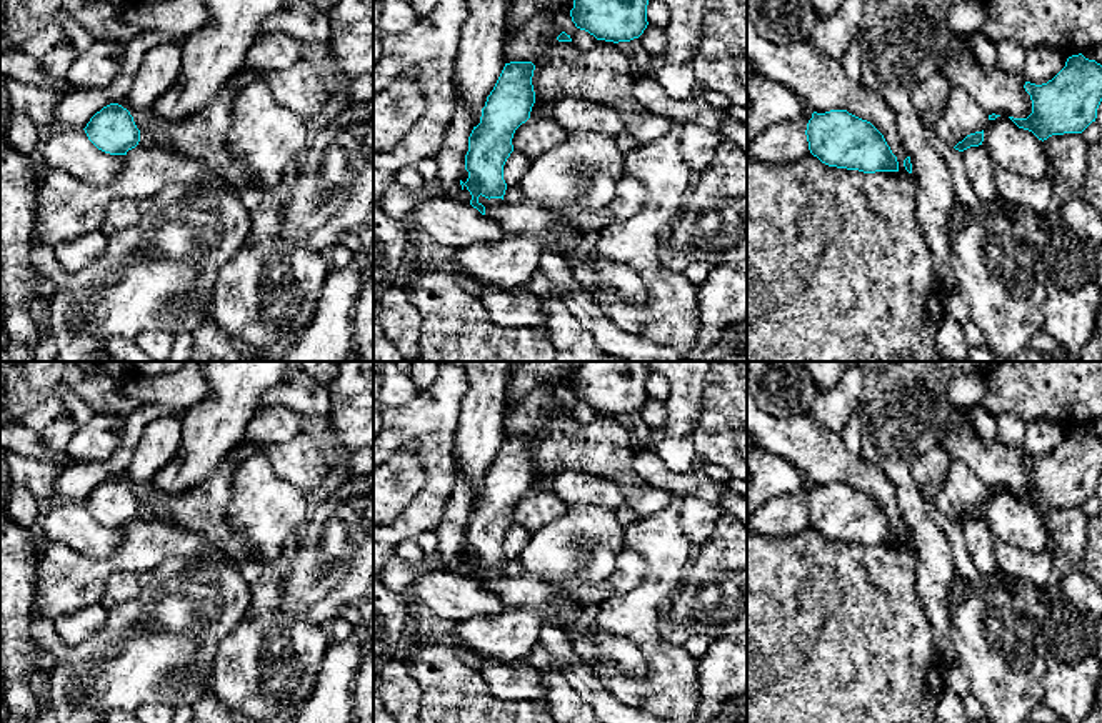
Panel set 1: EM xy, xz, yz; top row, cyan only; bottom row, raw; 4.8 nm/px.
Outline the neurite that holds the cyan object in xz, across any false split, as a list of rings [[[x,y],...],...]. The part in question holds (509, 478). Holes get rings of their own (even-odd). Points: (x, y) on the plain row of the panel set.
[[[532,435],[505,436],[493,463],[482,481],[480,496],[468,510],[465,543],[468,551],[462,563],[472,568],[470,578],[485,588],[478,570],[502,571],[507,563],[503,538],[513,525],[515,503],[530,491],[535,476],[532,458],[535,438]]]

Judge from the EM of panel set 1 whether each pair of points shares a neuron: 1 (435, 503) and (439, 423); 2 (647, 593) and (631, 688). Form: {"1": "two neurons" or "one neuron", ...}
{"1": "one neuron", "2": "one neuron"}

